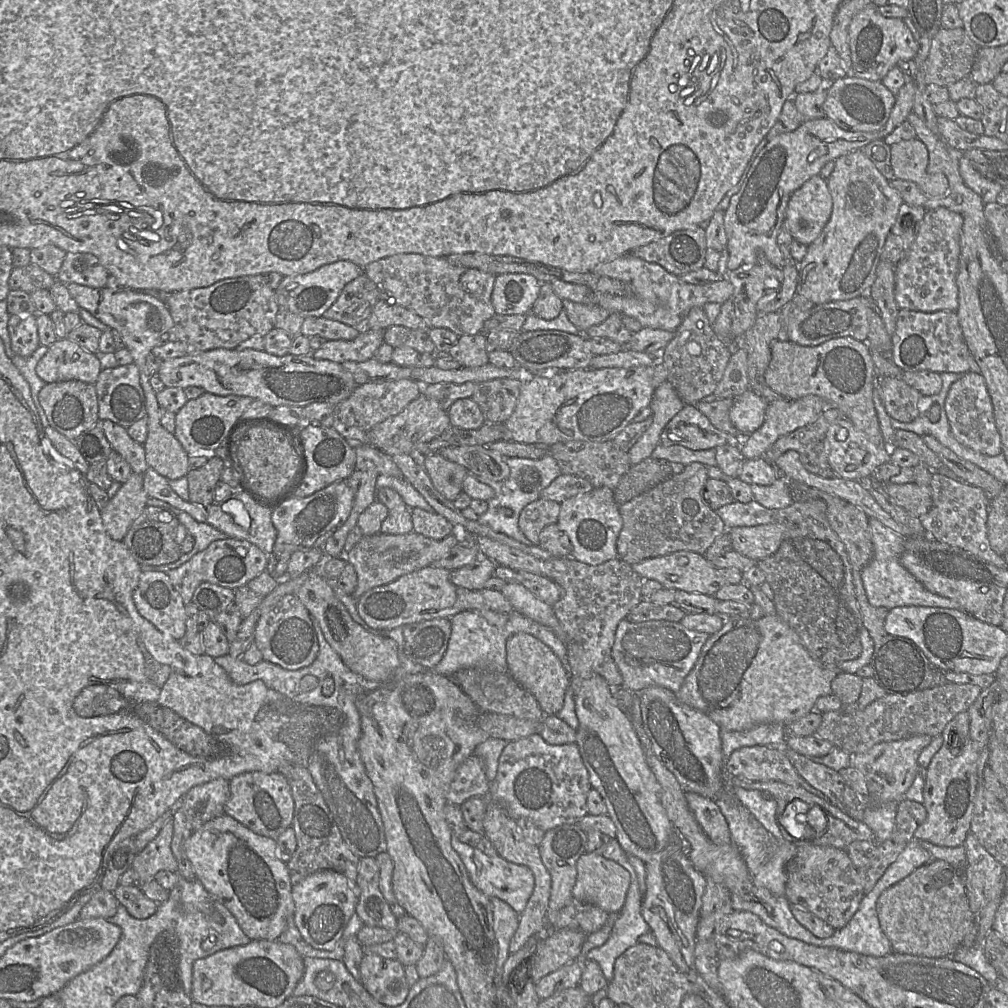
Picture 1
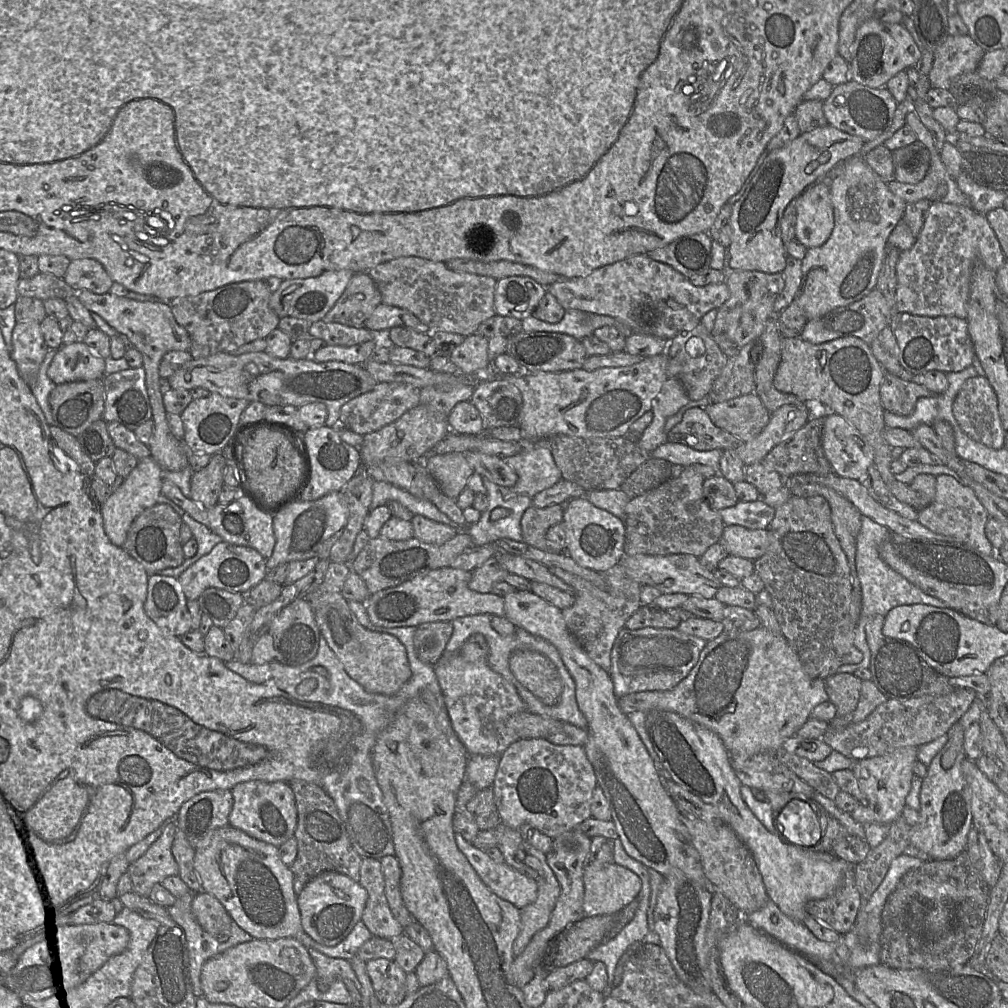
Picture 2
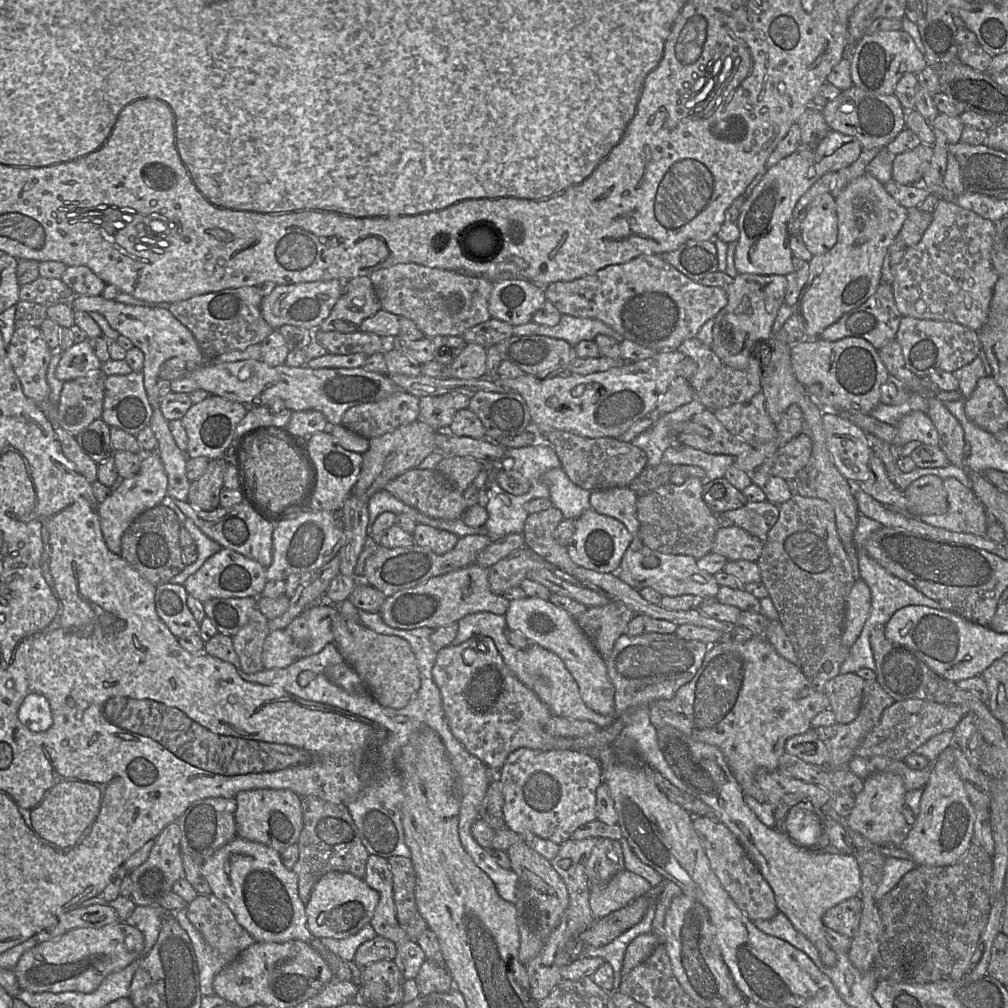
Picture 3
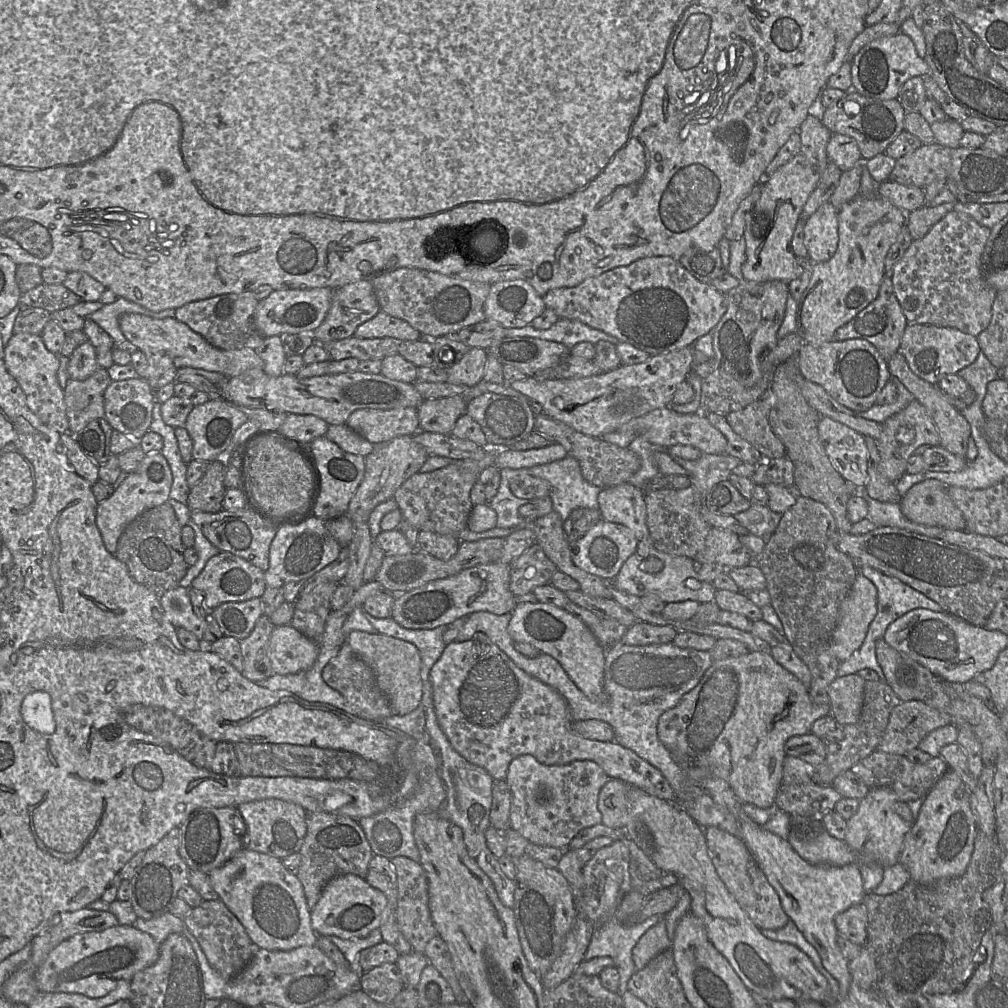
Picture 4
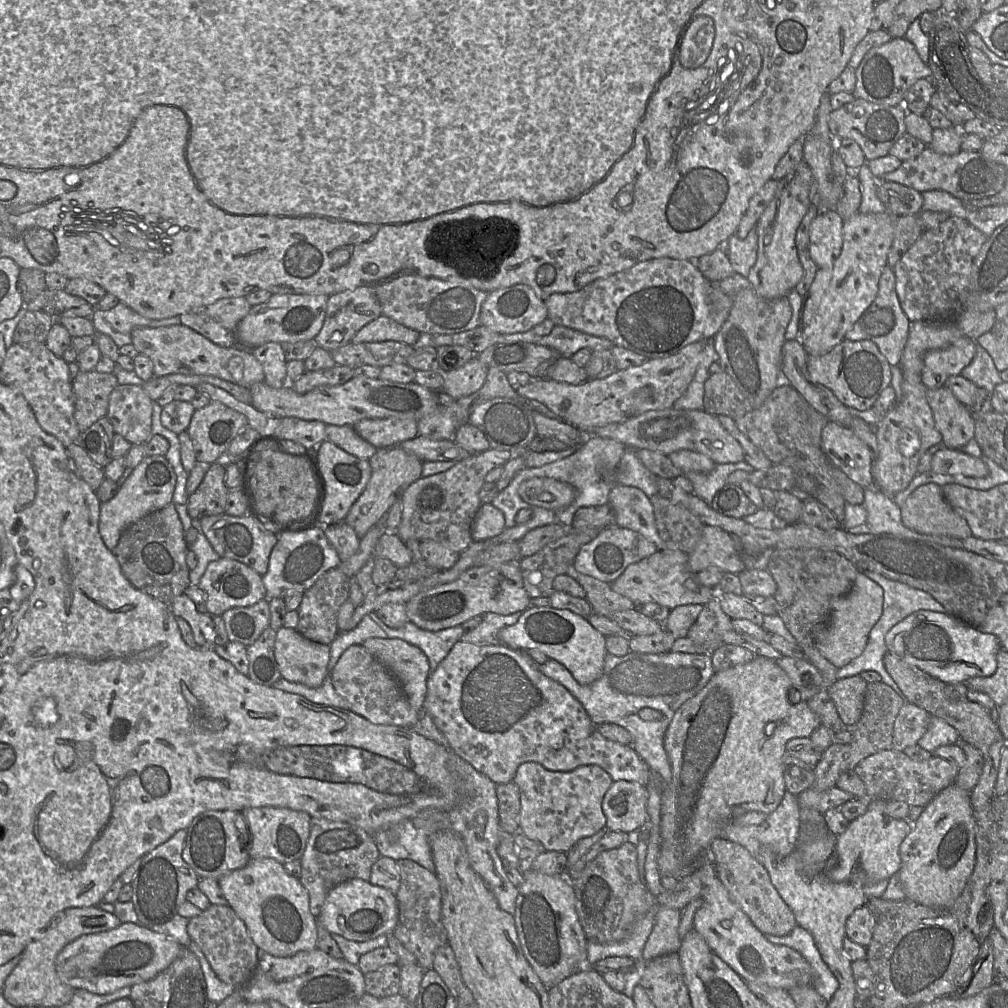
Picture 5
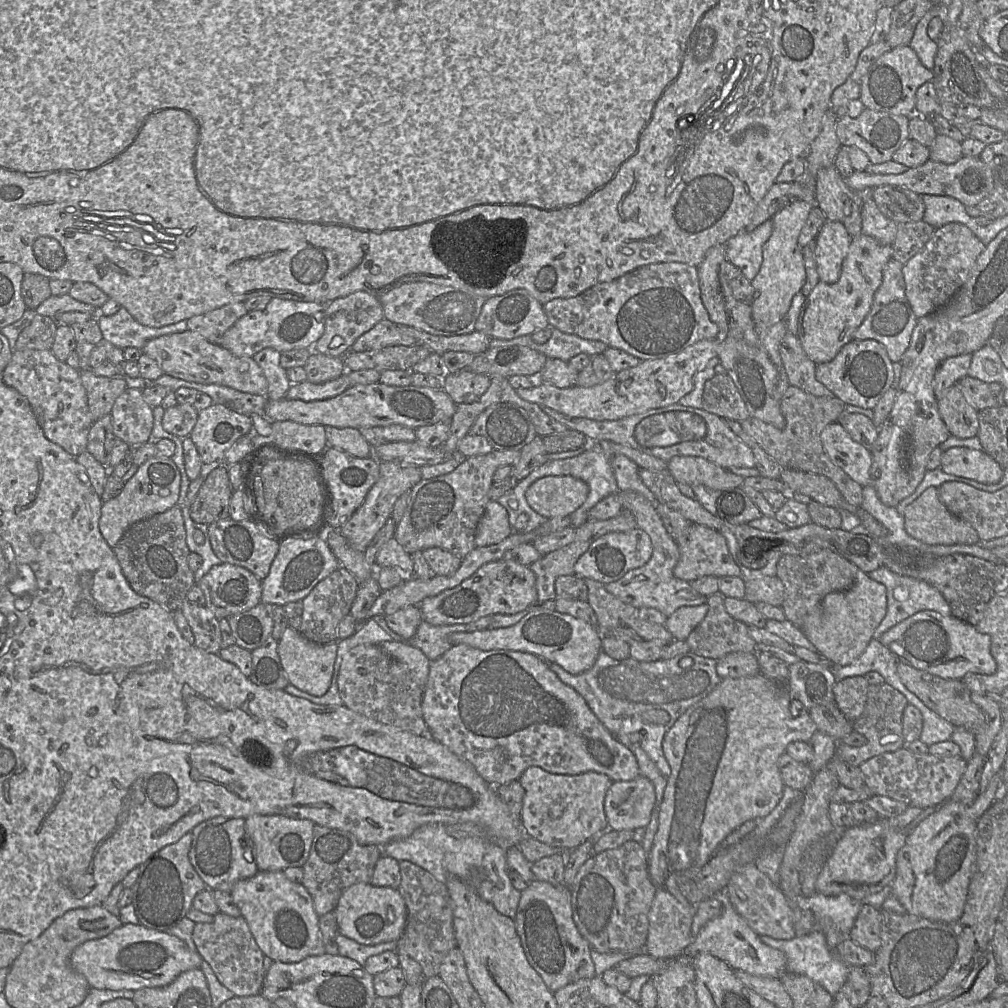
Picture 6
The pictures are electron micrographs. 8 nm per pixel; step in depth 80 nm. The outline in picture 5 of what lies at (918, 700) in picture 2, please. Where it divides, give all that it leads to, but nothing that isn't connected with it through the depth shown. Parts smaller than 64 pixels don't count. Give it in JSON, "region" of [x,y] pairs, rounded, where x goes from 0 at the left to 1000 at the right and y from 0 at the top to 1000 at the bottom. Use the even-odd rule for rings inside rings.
{"region":[[[898,696],[887,716],[884,743],[897,746],[900,741],[908,739],[920,725],[923,711],[918,703]]]}

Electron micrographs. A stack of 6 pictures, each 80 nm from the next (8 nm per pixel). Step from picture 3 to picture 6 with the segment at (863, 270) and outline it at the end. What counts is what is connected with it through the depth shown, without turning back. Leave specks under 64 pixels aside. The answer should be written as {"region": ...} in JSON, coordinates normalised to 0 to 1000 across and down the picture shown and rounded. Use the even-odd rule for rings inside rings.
{"region":[[[853,232],[845,235],[840,252],[835,261],[830,280],[822,282],[813,279],[795,305],[792,314],[792,335],[800,352],[809,360],[819,360],[828,355],[833,346],[846,336],[846,331],[863,309],[867,292],[875,280],[877,264],[885,256],[884,243],[876,243],[869,237]]]}

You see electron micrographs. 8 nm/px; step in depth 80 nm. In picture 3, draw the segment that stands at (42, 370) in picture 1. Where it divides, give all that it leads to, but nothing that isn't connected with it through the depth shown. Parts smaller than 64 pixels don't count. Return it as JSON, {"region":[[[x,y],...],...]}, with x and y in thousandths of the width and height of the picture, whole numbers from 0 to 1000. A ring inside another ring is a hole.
{"region":[[[87,337],[73,341],[62,350],[56,365],[56,374],[62,379],[85,373],[100,366],[101,360],[94,352]]]}

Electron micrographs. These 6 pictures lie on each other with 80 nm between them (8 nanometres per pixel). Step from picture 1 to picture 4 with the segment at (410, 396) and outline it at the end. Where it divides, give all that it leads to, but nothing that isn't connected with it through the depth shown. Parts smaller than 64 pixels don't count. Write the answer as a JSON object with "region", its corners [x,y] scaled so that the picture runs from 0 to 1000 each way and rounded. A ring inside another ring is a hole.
{"region":[[[411,404],[387,407],[355,406],[347,411],[342,421],[369,440],[386,438],[396,433],[410,433],[417,428],[415,406]]]}

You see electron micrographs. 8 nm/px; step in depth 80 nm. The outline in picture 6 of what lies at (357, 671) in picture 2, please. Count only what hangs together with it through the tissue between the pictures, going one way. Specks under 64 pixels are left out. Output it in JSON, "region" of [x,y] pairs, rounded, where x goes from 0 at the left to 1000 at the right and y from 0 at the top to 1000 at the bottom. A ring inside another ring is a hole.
{"region":[[[381,636],[375,640],[387,651],[401,658],[408,669],[409,674],[417,682],[421,682],[426,669],[427,655],[415,643],[396,636]]]}

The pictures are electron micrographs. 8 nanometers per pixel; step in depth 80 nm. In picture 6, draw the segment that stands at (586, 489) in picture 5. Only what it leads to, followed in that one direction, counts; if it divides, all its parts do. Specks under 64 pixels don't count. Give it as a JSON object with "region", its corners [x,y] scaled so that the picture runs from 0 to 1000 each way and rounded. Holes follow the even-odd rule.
{"region":[[[586,439],[586,443],[584,445],[578,447],[576,450],[570,453],[558,455],[558,456],[544,457],[540,461],[532,464],[524,472],[516,476],[514,480],[511,482],[511,484],[504,487],[499,492],[495,493],[492,497],[502,505],[505,513],[507,510],[511,510],[513,511],[513,513],[517,509],[523,510],[525,512],[523,521],[516,528],[524,529],[526,527],[531,526],[539,519],[541,519],[543,517],[543,514],[532,509],[530,506],[528,507],[528,510],[525,510],[521,507],[517,507],[517,508],[513,507],[511,509],[513,504],[513,497],[515,497],[516,500],[522,498],[521,489],[523,485],[528,479],[530,479],[536,474],[548,472],[548,471],[567,472],[569,474],[573,474],[581,478],[584,482],[584,490],[581,497],[571,507],[565,510],[566,523],[572,524],[583,517],[583,508],[587,503],[589,503],[592,499],[594,499],[598,494],[606,490],[612,489],[614,487],[610,476],[609,468],[605,460],[605,454],[607,453],[601,452],[596,447],[594,442],[590,442],[590,439]]]}

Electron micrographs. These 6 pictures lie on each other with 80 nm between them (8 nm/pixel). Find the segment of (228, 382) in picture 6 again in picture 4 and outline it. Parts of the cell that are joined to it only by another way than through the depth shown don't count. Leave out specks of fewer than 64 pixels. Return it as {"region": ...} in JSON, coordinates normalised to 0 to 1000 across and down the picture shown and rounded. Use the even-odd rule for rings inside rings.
{"region":[[[124,311],[118,314],[118,324],[125,337],[144,351],[146,366],[143,377],[148,380],[153,388],[157,375],[171,364],[200,366],[218,370],[224,375],[230,375],[252,365],[261,366],[262,363],[262,359],[255,351],[253,344],[241,344],[232,347],[216,346],[174,314],[155,316],[141,312]]]}

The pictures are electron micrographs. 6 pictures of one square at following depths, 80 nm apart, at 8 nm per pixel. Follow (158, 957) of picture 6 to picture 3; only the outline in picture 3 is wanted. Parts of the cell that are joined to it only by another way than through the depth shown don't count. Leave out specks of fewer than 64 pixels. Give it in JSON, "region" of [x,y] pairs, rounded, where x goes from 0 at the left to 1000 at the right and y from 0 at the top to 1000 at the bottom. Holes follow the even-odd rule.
{"region":[[[117,914],[100,921],[72,922],[59,931],[38,936],[20,949],[13,963],[20,981],[30,985],[91,985],[105,968],[142,947],[143,929],[140,924]]]}

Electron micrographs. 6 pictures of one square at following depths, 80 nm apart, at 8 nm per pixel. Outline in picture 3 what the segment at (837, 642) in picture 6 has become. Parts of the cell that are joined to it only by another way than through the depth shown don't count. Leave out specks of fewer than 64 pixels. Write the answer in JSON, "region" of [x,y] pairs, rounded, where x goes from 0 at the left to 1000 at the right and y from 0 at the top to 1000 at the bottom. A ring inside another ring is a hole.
{"region":[[[849,575],[840,593],[835,638],[844,643],[852,632],[864,604],[864,586],[855,575]]]}

